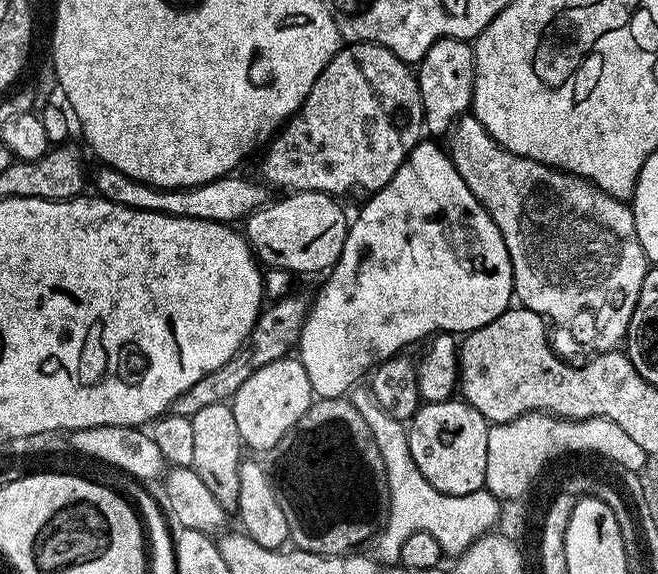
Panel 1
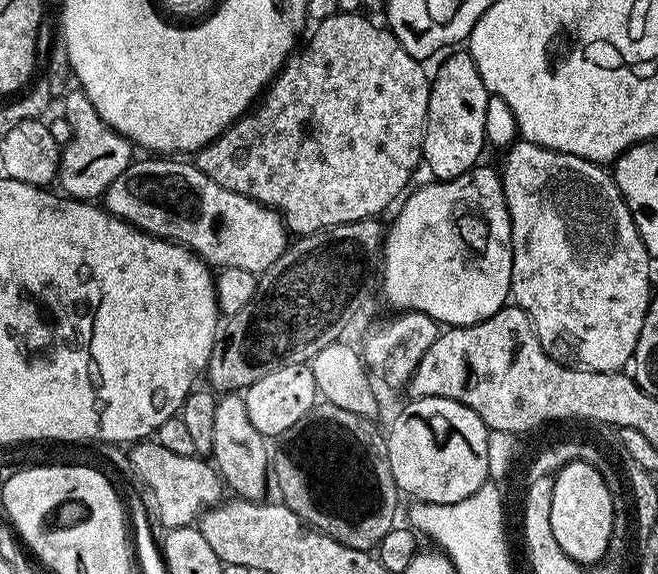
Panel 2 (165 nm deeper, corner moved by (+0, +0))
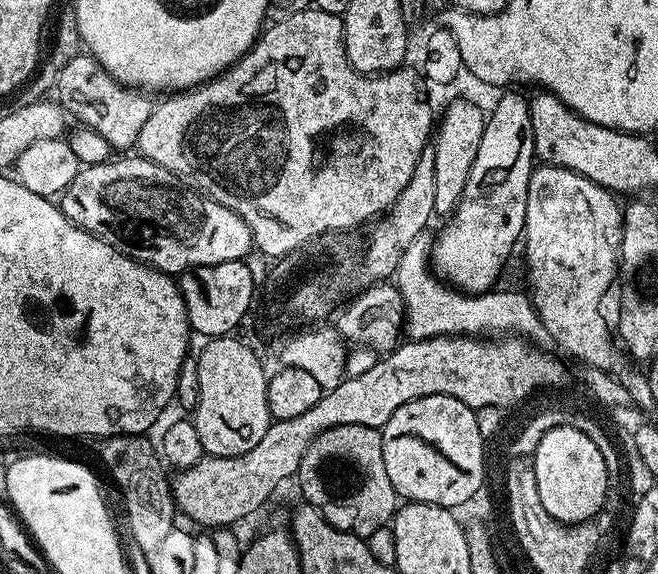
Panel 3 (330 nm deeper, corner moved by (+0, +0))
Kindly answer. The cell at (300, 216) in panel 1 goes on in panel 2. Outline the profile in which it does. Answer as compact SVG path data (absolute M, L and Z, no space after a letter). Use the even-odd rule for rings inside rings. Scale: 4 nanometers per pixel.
M144 158L137 159L125 172L118 174L114 182L104 191L102 204L106 211L141 232L148 232L159 240L171 240L174 244L181 244L189 248L193 254L200 257L205 264L213 269L237 268L257 274L265 272L284 252L290 243L290 233L284 226L281 213L259 204L257 200L246 198L234 190L226 190L226 186L218 186L202 170L198 170L195 163L184 158Z

